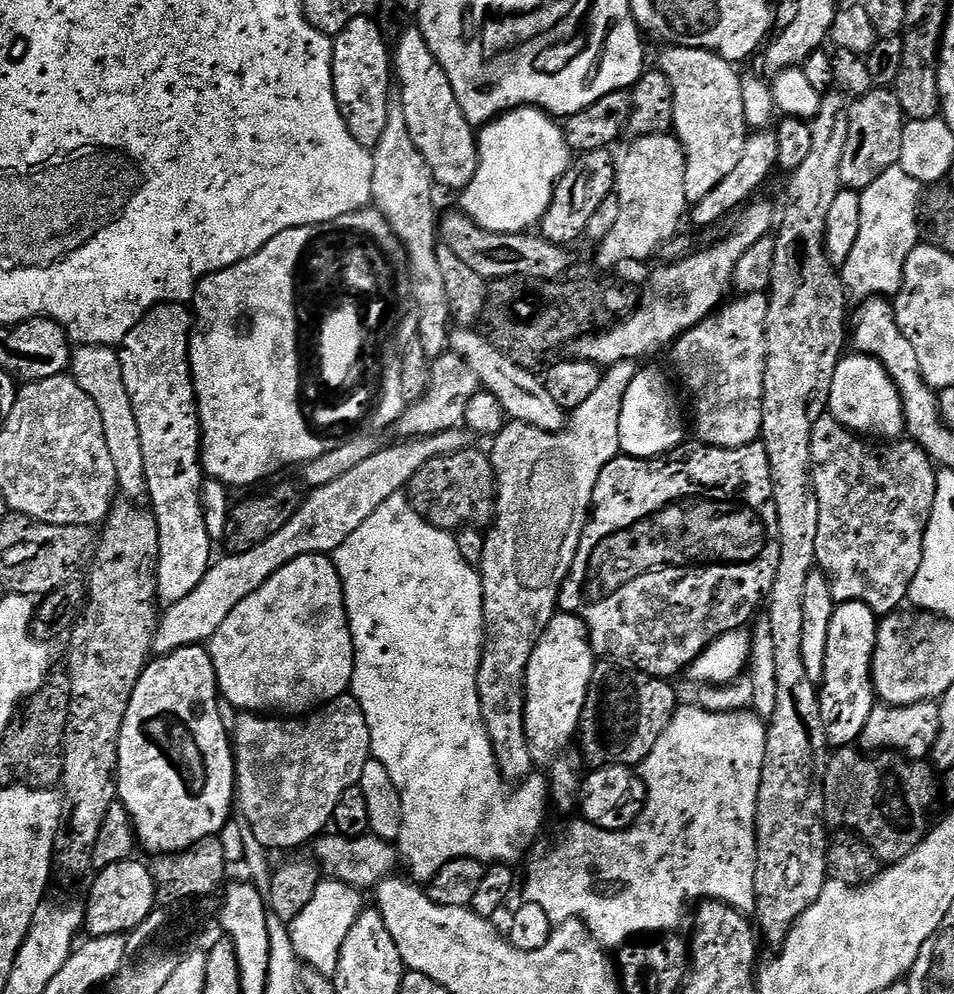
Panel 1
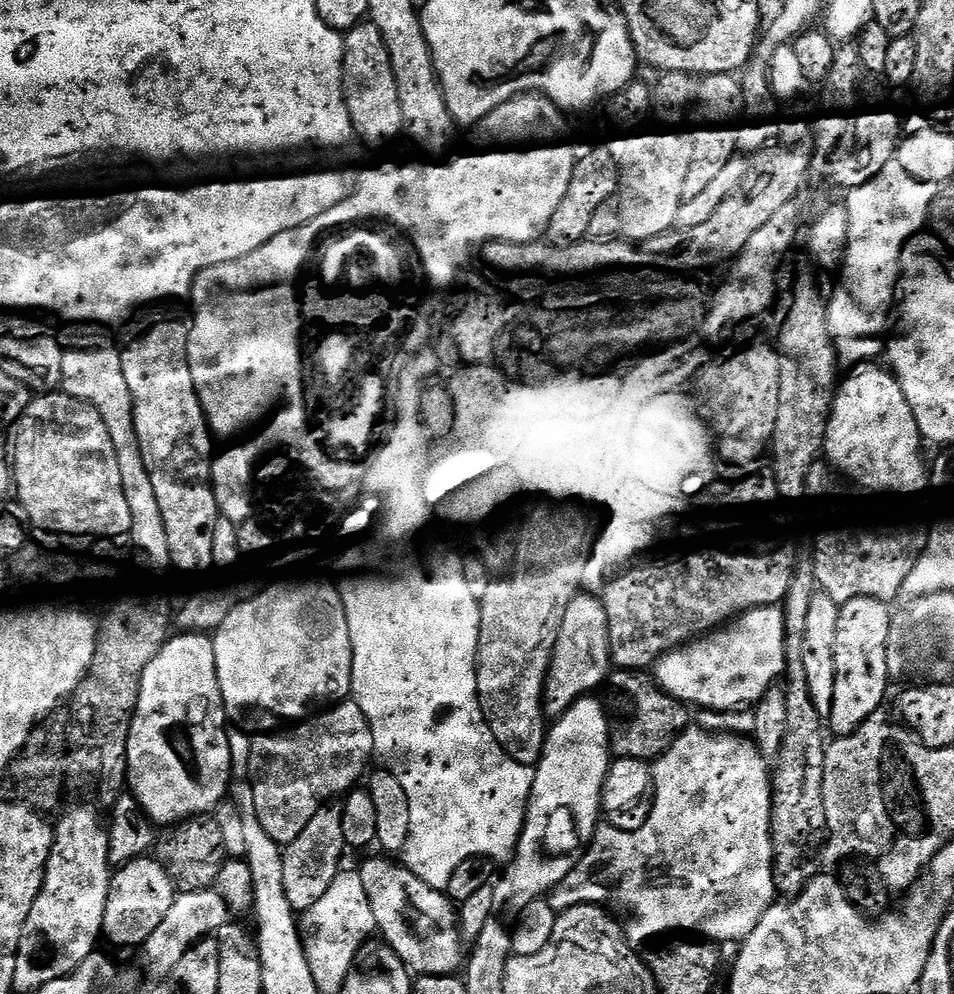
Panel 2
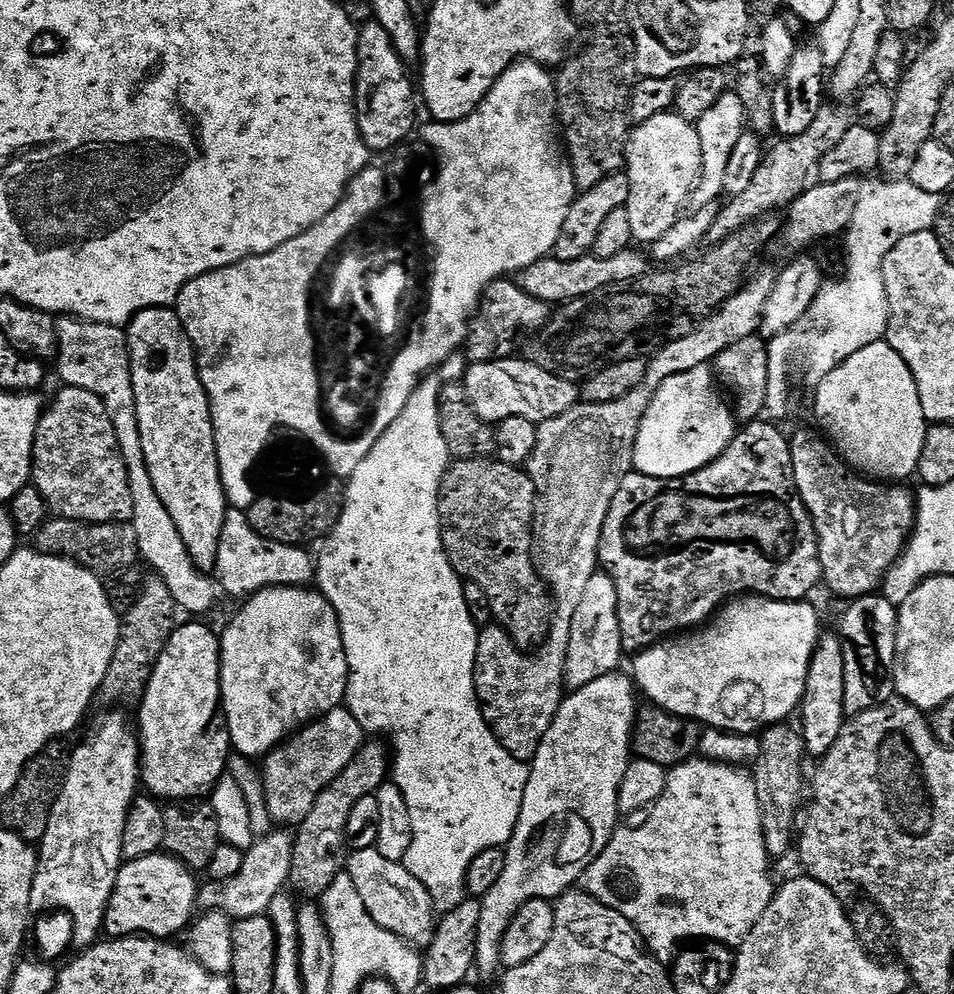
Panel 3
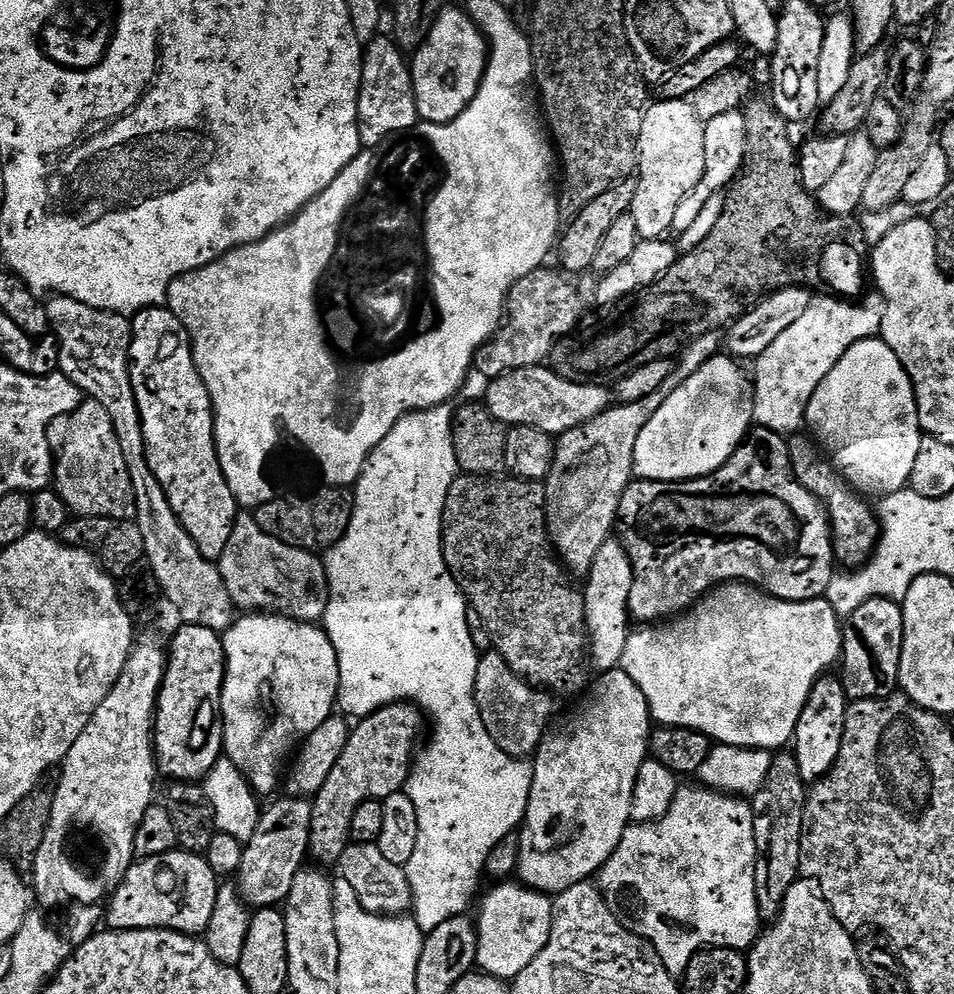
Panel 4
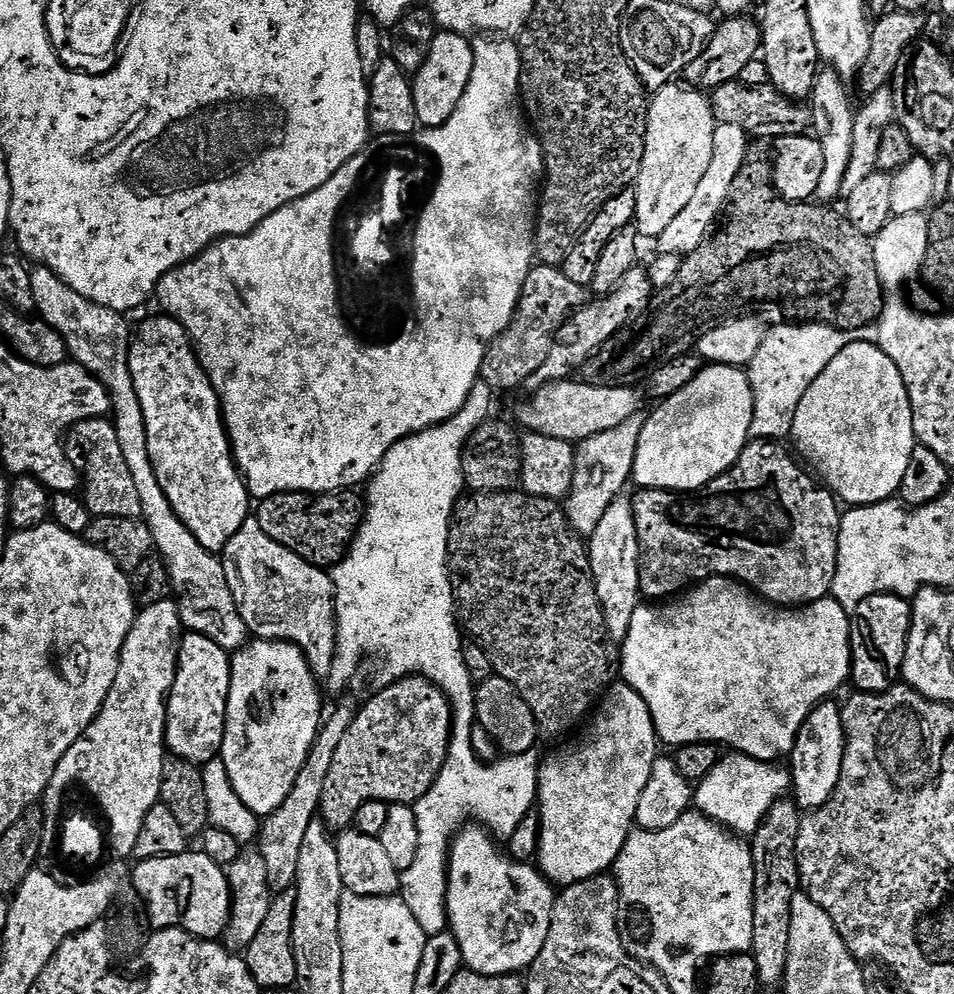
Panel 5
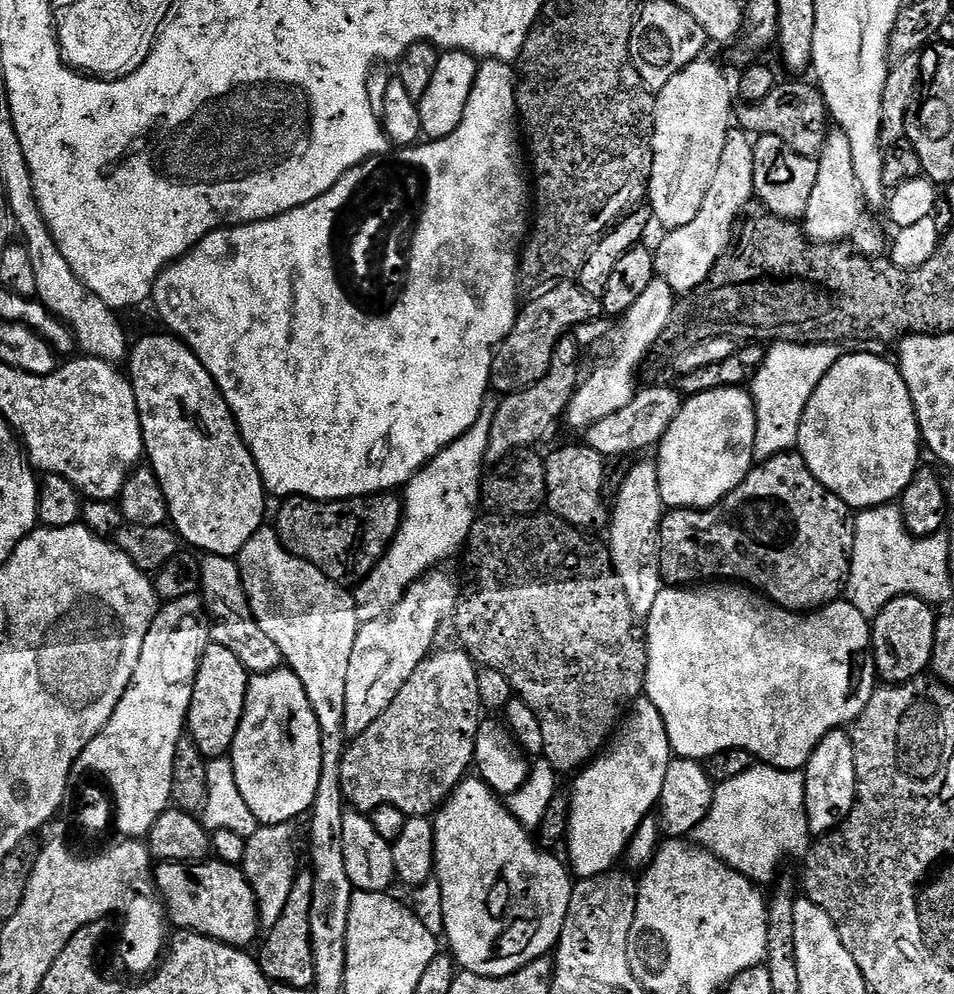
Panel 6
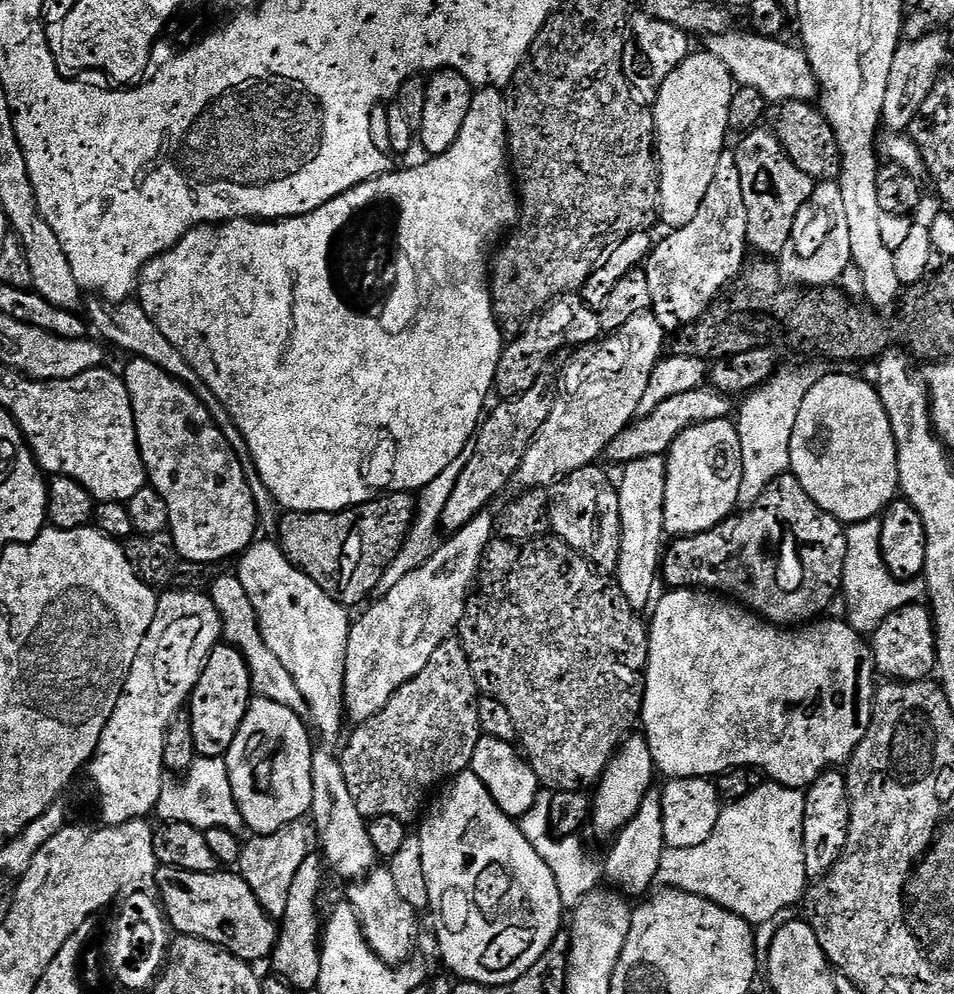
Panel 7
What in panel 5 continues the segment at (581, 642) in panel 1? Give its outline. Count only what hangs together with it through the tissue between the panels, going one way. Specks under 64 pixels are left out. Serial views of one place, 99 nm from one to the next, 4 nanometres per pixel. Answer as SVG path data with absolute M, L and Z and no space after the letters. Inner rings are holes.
M626 494L616 497L602 516L594 534L588 540L588 556L596 579L596 589L600 605L604 611L604 621L609 637L613 641L623 642L630 630L631 619L636 609L641 607L640 594L640 539L637 536L637 524L633 516L633 499Z

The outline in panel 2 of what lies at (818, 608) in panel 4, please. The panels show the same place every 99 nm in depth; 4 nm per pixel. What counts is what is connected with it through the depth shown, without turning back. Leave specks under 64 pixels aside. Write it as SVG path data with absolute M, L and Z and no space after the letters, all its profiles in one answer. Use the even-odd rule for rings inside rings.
M768 605L745 612L728 625L691 641L660 658L654 668L655 681L664 692L683 704L708 711L737 711L767 697L772 682L787 671L787 631L781 607Z

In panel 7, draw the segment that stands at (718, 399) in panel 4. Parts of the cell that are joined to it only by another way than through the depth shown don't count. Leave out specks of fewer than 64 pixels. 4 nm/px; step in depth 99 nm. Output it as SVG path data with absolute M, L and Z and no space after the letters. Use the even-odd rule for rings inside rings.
M731 419L692 424L666 453L664 531L669 537L697 536L733 515L742 486L742 442Z

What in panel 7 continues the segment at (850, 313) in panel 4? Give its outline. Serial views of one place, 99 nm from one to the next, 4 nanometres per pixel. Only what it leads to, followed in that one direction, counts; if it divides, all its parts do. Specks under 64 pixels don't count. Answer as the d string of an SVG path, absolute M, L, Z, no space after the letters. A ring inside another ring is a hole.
M808 364L805 368L781 367L767 381L753 388L743 397L740 420L735 421L742 442L742 486L738 494L738 505L751 506L779 476L790 469L790 438L794 434L794 422L798 422L798 410L806 402L806 394L826 368L820 364Z

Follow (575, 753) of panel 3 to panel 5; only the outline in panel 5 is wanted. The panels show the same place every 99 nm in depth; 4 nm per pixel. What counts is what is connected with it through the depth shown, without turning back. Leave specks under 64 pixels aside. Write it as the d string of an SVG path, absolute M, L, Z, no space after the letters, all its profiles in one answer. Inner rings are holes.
M625 682L613 683L604 693L598 708L599 711L591 717L587 725L589 728L584 741L577 748L556 752L545 764L543 761L539 765L540 777L536 795L540 841L536 860L548 883L561 889L605 875L615 865L626 838L634 830L638 802L650 782L658 755L655 722L646 702L631 686Z

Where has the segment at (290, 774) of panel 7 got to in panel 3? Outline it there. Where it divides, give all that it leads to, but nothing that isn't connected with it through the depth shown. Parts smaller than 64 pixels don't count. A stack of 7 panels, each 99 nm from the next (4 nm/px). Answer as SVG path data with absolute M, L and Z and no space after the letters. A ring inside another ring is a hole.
M312 586L303 587L269 587L263 588L247 601L248 604L228 624L228 629L222 632L220 641L220 699L222 711L228 723L228 733L232 739L232 748L237 753L249 758L263 758L272 749L284 743L297 730L319 720L327 712L341 707L345 703L347 694L348 666L344 653L342 630L340 629L338 614L323 593Z

